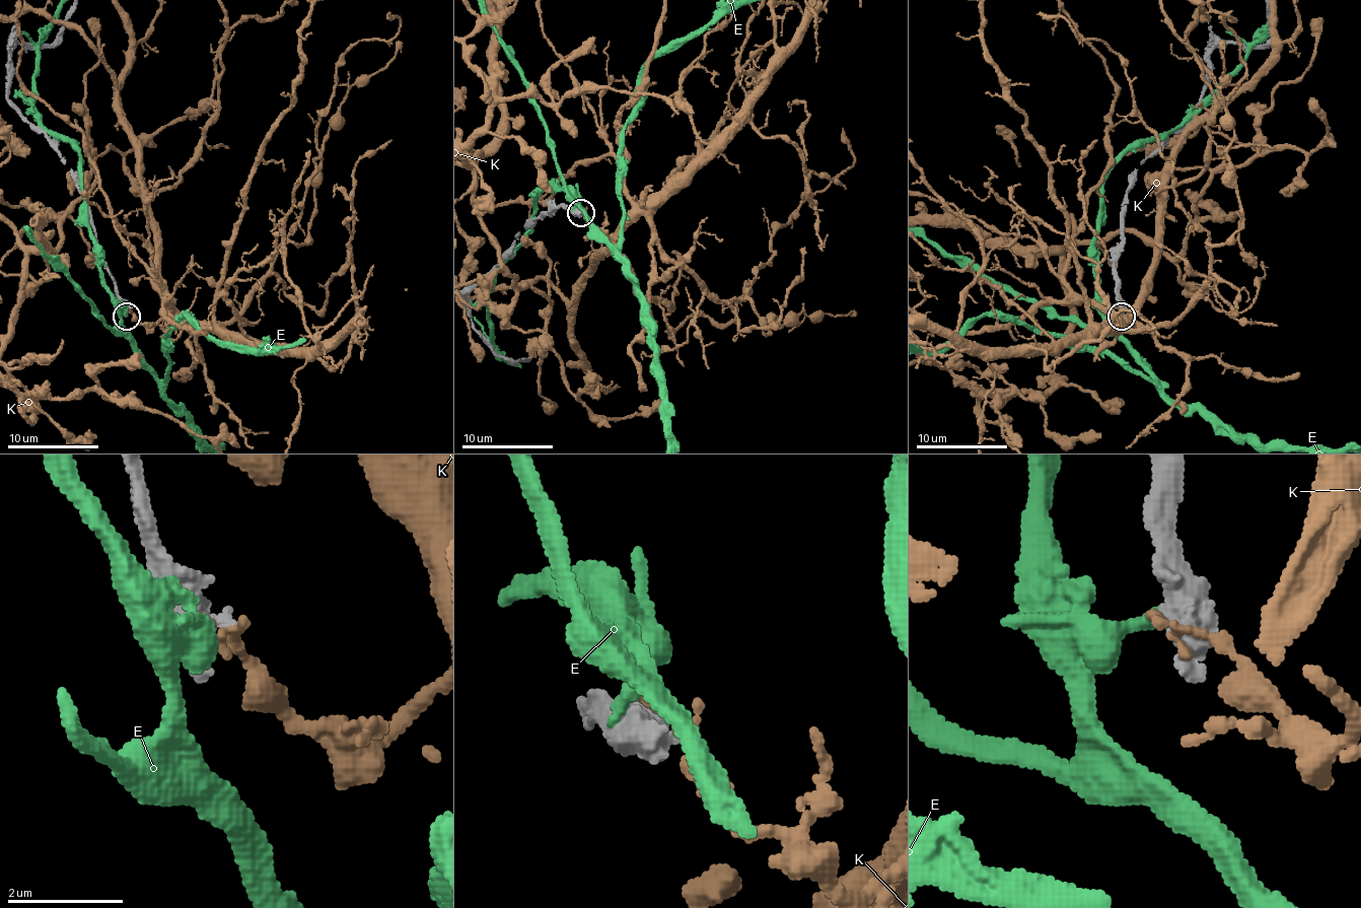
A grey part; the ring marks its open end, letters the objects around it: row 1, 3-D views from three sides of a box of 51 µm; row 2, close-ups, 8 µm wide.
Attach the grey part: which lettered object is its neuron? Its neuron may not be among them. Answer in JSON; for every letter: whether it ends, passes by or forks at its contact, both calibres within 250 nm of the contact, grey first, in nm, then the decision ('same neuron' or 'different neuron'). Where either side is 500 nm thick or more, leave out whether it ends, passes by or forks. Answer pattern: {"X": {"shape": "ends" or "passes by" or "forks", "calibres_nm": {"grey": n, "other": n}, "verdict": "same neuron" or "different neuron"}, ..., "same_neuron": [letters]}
{"E": {"calibres_nm": {"grey": 550, "other": 200}, "verdict": "different neuron"}, "K": {"calibres_nm": {"grey": 700, "other": 200}, "verdict": "different neuron"}, "same_neuron": []}

